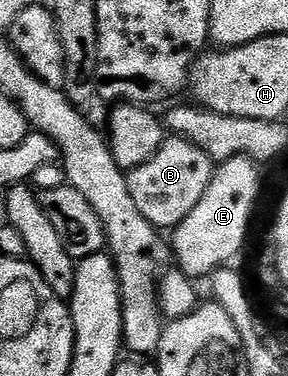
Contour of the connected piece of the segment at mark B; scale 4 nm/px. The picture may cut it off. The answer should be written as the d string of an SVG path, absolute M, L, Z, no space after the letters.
M174 134L162 143L152 158L148 158L148 162L126 172L128 194L132 194L132 202L136 202L140 214L144 214L155 228L173 230L192 214L192 210L196 210L196 202L204 198L204 190L208 190L212 182L215 167L215 160L200 146L181 134Z

